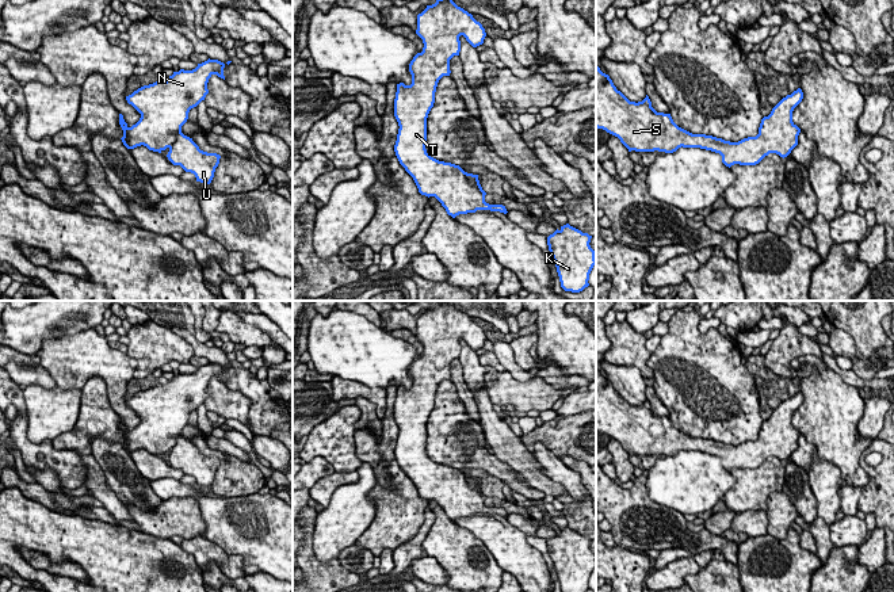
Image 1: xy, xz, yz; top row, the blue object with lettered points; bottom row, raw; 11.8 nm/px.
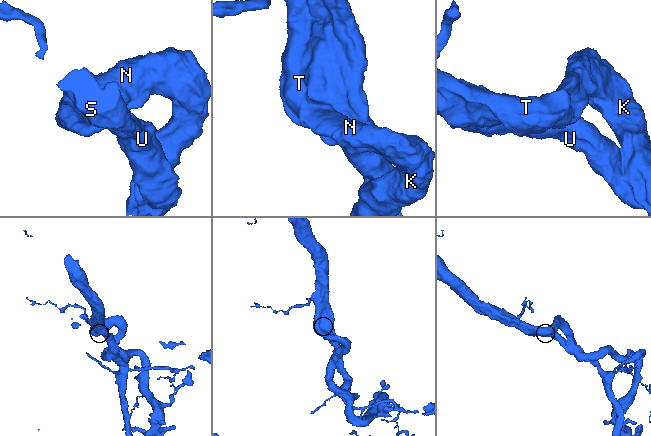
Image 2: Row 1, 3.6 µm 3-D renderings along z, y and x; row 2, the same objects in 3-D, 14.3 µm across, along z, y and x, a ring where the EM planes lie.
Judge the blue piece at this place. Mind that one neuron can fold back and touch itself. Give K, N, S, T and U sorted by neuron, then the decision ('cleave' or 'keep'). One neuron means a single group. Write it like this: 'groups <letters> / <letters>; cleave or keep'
groups K N S T U; keep

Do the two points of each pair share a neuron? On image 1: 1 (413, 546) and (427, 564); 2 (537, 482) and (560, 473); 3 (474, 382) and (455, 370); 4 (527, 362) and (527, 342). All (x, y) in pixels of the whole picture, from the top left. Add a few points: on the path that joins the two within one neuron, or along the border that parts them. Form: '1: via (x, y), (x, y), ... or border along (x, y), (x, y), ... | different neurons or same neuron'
1: border along (420, 556), (409, 565) | different neurons
2: border along (530, 454), (535, 463), (568, 492) | different neurons
3: border along (458, 359), (463, 381), (470, 390) | different neurons
4: via (524, 356), (524, 347) | same neuron

